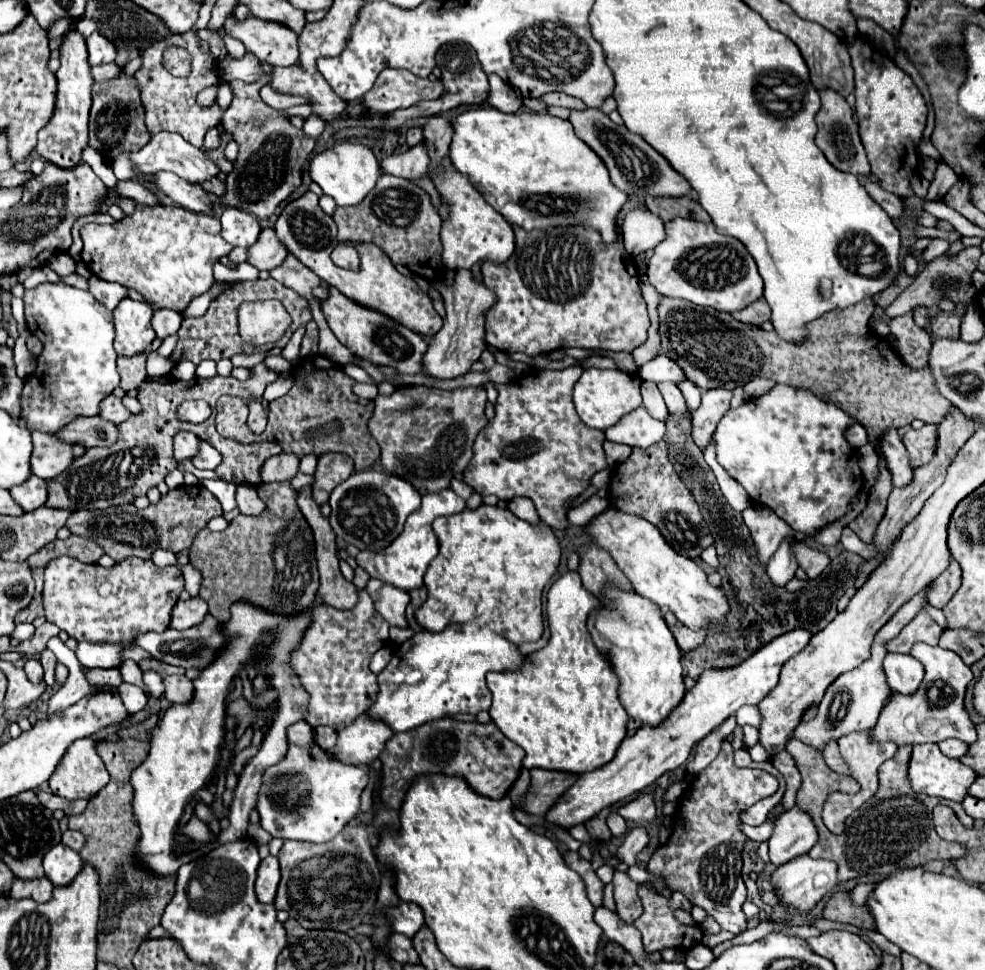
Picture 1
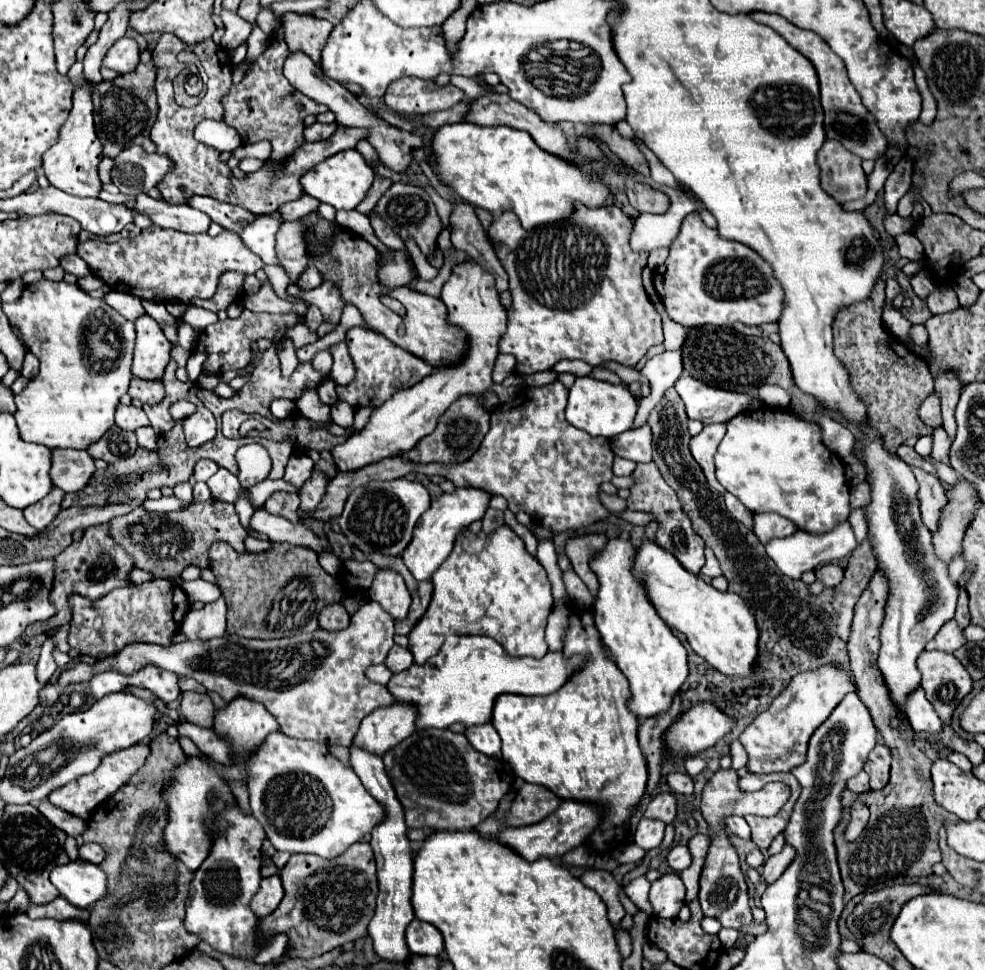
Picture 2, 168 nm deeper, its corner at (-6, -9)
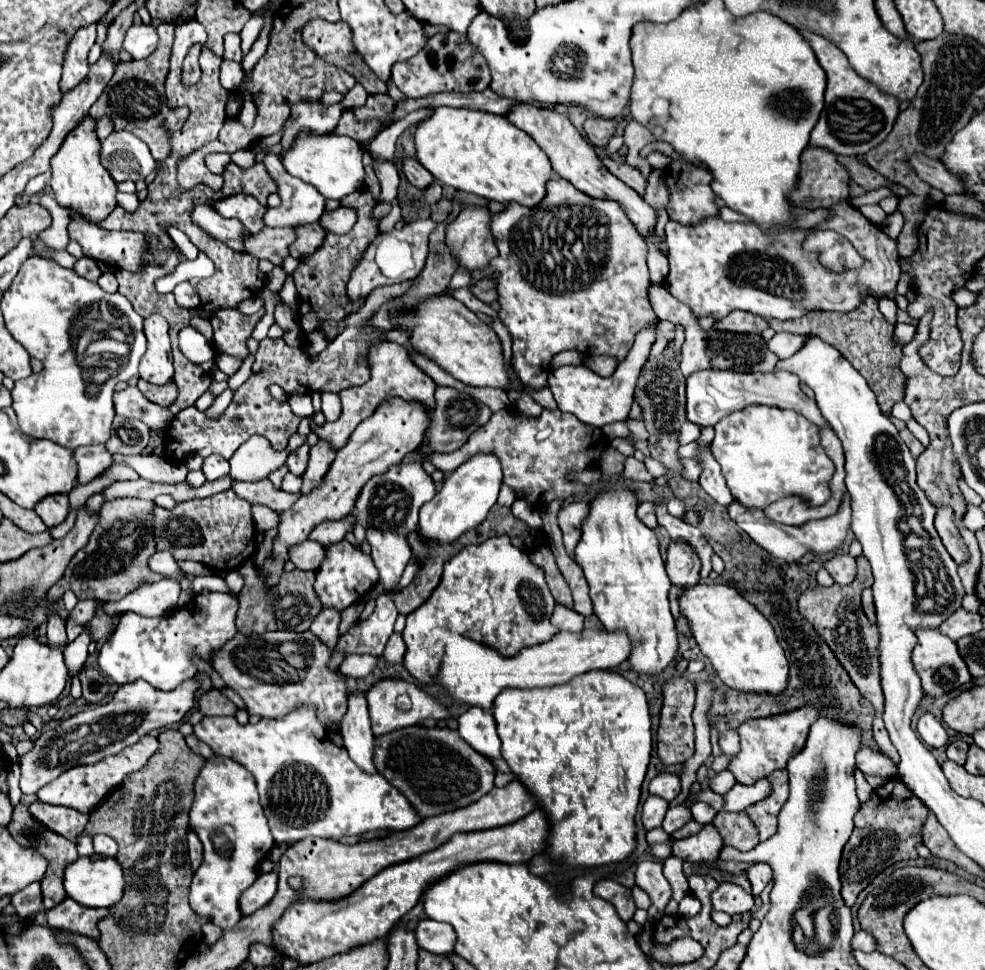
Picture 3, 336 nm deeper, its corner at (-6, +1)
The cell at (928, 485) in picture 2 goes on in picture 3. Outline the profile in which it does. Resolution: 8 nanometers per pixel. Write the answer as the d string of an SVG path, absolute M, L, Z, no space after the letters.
M940 506L936 512L936 530L942 538L942 544L950 552L956 564L962 564L968 558L968 548L960 536L960 530L956 528L956 520L952 520L952 508Z

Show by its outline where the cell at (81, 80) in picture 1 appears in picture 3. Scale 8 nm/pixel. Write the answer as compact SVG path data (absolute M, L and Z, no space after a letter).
M86 116L80 124L68 132L64 144L52 156L52 180L54 198L58 204L68 206L74 214L84 216L90 222L104 220L116 208L116 182L110 172L100 164L100 138L96 136L96 120Z

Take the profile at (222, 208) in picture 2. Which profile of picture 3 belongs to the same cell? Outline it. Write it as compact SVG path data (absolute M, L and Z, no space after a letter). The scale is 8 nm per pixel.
M232 194L232 196L220 198L214 202L214 210L220 212L220 216L240 220L244 224L244 228L252 234L256 234L264 228L262 214L266 212L266 206L262 206L250 194Z

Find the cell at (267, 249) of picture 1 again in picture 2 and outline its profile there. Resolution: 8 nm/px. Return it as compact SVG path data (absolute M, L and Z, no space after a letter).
M284 222L276 236L276 254L290 278L298 278L310 262L306 244L306 226L302 222Z

